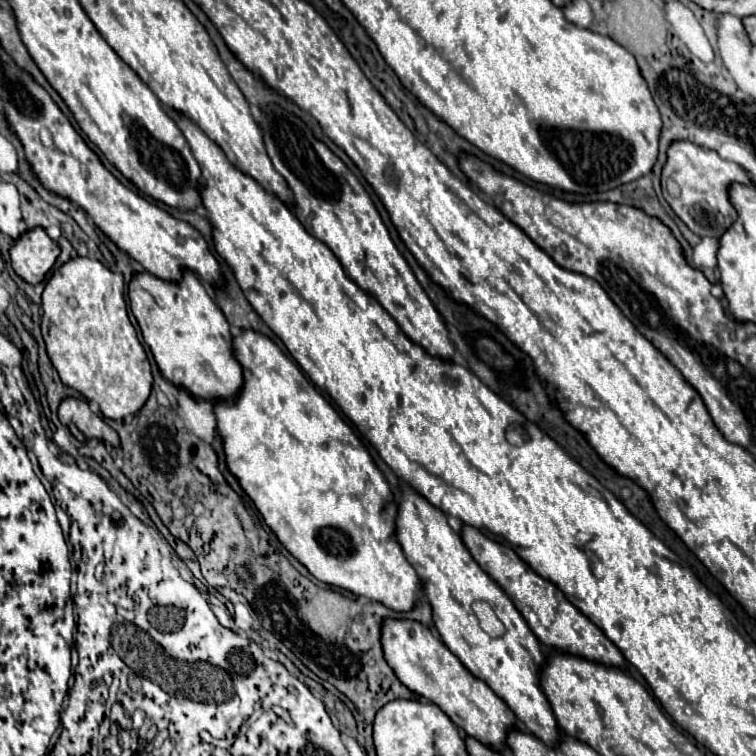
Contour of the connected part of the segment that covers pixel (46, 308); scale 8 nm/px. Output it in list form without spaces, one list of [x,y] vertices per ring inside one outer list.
[[[75,257],[67,261],[63,267],[59,267],[53,273],[53,277],[47,281],[43,291],[41,331],[51,363],[59,371],[59,377],[65,385],[73,387],[83,397],[97,403],[103,417],[113,421],[121,421],[127,415],[139,413],[139,409],[143,409],[143,405],[147,403],[153,385],[151,365],[129,321],[123,291],[125,291],[125,283],[121,273],[113,273],[103,263],[87,257]]]

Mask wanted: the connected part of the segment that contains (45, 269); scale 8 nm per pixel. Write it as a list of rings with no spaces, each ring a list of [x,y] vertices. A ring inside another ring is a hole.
[[[37,227],[23,233],[11,245],[11,265],[15,273],[31,285],[41,283],[55,265],[61,249],[57,241],[49,239],[45,229]]]

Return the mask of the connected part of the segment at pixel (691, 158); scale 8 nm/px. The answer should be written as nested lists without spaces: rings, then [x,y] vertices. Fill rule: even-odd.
[[[675,141],[675,143],[669,145],[661,181],[663,181],[663,197],[671,205],[675,215],[695,235],[713,237],[713,239],[719,239],[725,233],[725,229],[737,217],[737,213],[735,213],[735,209],[733,209],[733,205],[729,203],[729,197],[727,197],[729,183],[739,181],[739,183],[745,183],[745,185],[753,185],[745,177],[745,171],[737,163],[725,161],[715,151],[709,151],[709,149],[705,151],[703,147],[699,147],[691,141]],[[667,179],[673,179],[679,185],[679,195],[677,197],[667,193],[667,189],[665,189]]]

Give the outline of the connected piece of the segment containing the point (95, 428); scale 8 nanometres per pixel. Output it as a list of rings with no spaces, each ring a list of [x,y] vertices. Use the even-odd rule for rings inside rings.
[[[77,397],[63,399],[59,405],[59,421],[65,427],[69,427],[73,437],[77,437],[79,441],[87,441],[95,437],[105,443],[111,443],[113,447],[119,445],[117,433],[99,415],[95,415],[89,409],[87,401],[83,399],[77,399]]]

